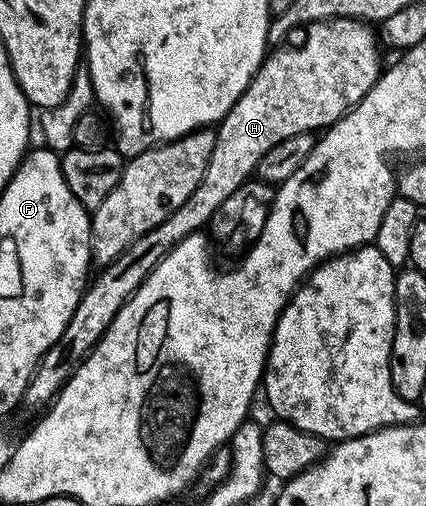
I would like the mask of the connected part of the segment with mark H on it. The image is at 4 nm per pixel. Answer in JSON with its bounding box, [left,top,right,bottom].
[23,18,381,410]

